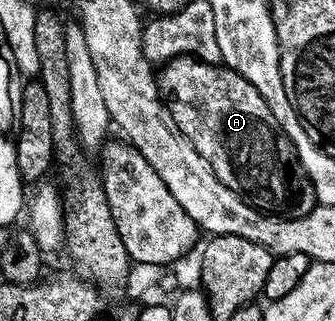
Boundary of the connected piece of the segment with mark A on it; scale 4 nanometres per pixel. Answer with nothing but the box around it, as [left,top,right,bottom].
[157,56,316,220]

